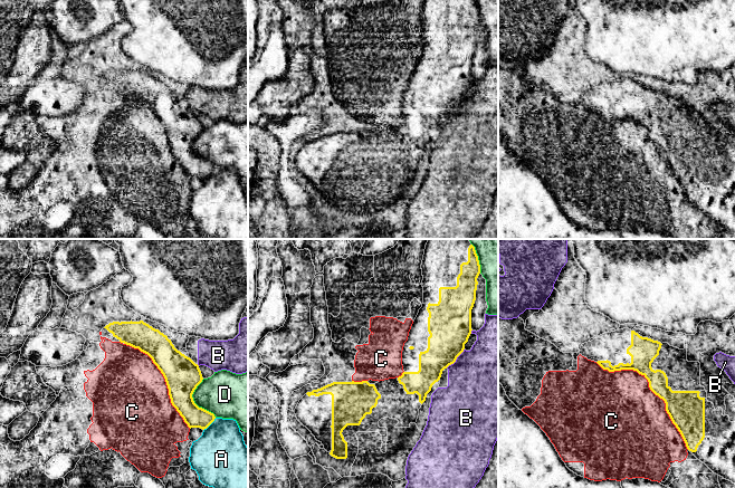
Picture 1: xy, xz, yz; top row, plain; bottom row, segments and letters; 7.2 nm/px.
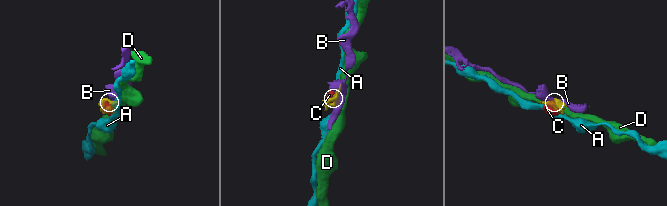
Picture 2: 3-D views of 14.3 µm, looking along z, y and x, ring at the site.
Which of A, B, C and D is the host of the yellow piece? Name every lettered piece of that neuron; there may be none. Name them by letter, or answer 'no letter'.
no letter

